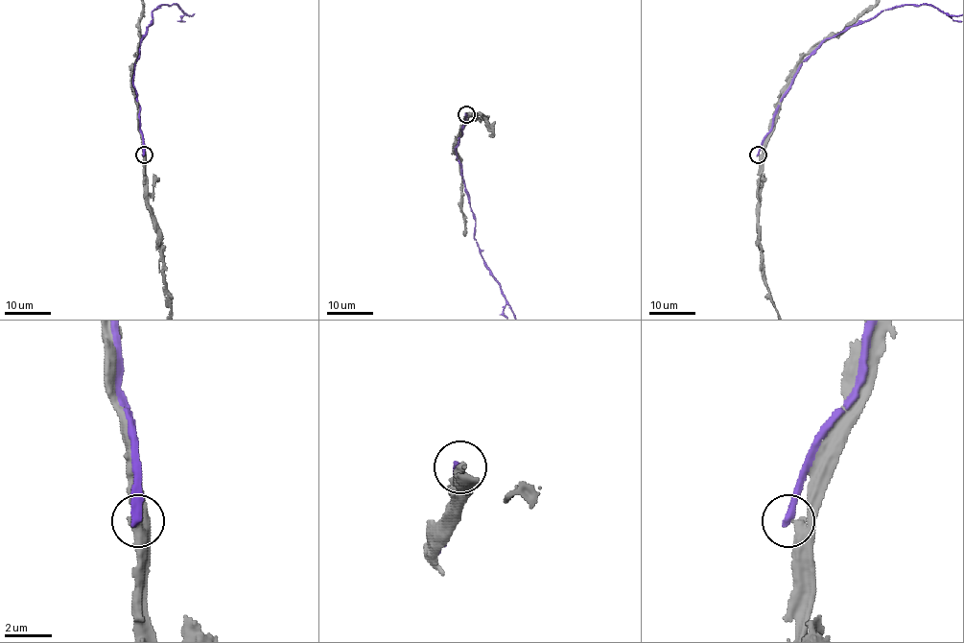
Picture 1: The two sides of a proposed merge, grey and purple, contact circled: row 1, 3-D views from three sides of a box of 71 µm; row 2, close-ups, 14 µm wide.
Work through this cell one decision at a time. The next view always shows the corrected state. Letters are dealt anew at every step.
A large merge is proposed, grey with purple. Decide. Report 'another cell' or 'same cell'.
another cell

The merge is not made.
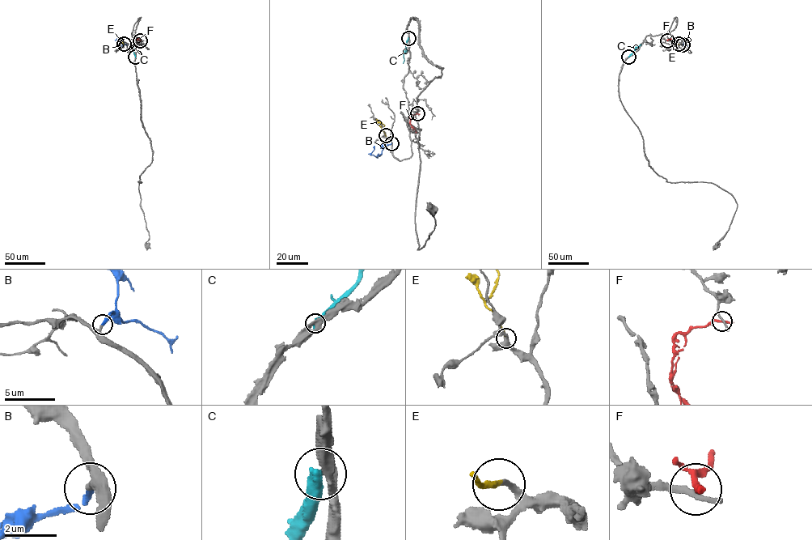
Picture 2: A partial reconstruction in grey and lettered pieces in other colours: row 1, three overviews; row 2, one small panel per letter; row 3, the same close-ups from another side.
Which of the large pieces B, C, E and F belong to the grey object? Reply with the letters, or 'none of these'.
B, E

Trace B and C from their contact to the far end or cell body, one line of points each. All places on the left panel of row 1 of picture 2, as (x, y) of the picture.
B: (126, 44), (121, 46), (116, 40), (117, 37)
C: (135, 57), (133, 44)

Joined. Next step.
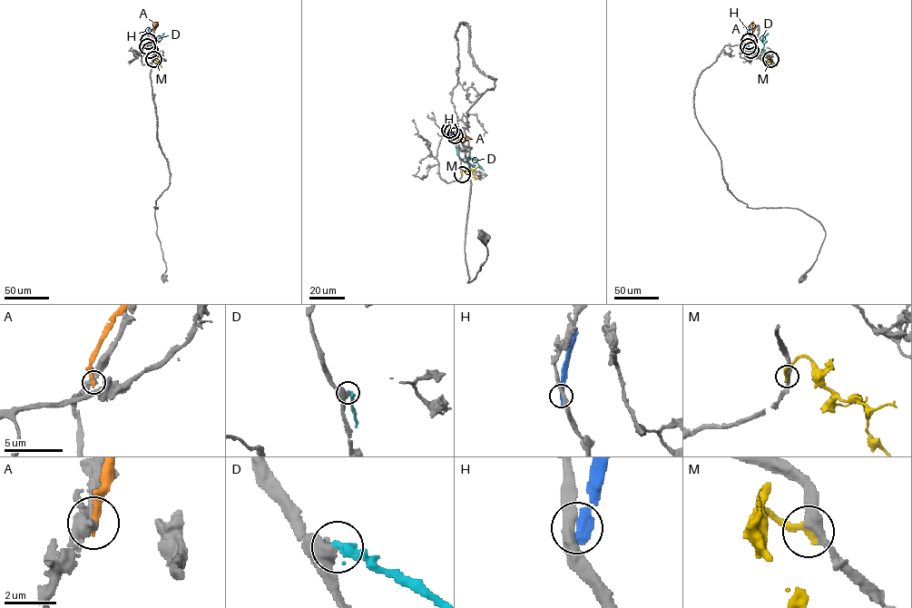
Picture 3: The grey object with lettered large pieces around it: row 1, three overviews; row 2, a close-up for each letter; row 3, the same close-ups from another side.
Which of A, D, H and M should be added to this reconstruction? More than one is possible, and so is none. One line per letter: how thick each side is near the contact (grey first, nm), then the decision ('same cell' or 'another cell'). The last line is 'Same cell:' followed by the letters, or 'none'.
A: calibres 360 and 320 nm; another cell
D: calibres 400 and 300 nm; another cell
H: calibres 400 and 480 nm; another cell
M: calibres 360 and 320 nm; same cell
Same cell: M

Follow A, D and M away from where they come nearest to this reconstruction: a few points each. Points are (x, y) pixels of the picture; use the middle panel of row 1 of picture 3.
A: (452, 132), (455, 138), (467, 137), (470, 140)
D: (455, 135), (456, 154), (466, 161), (466, 158), (474, 159), (484, 170)
M: (462, 174), (470, 171), (478, 179)

